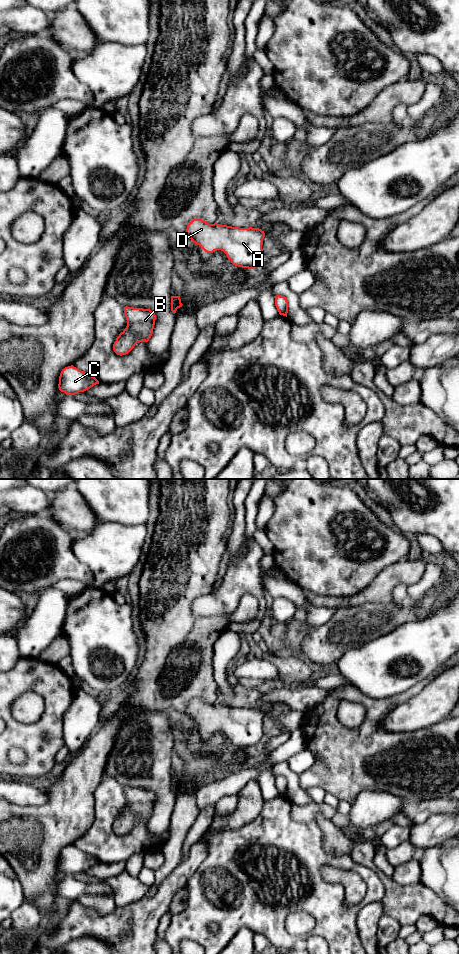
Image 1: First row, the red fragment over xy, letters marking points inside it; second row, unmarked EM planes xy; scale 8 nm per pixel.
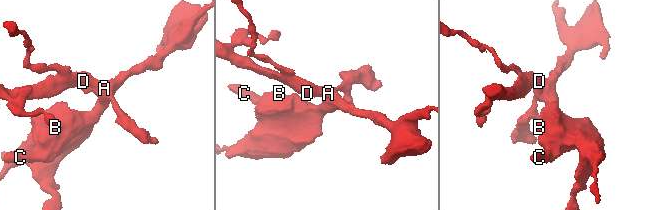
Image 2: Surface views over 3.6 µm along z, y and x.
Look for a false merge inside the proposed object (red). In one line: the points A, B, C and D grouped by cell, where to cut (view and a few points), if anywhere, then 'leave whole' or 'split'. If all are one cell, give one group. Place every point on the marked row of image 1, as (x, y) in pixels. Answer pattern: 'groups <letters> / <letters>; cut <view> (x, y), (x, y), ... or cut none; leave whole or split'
groups A B C D; cut none; leave whole

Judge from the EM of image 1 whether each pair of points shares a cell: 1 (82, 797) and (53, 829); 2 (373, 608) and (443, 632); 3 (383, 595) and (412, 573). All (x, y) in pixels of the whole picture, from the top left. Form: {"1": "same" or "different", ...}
{"1": "same", "2": "different", "3": "same"}

